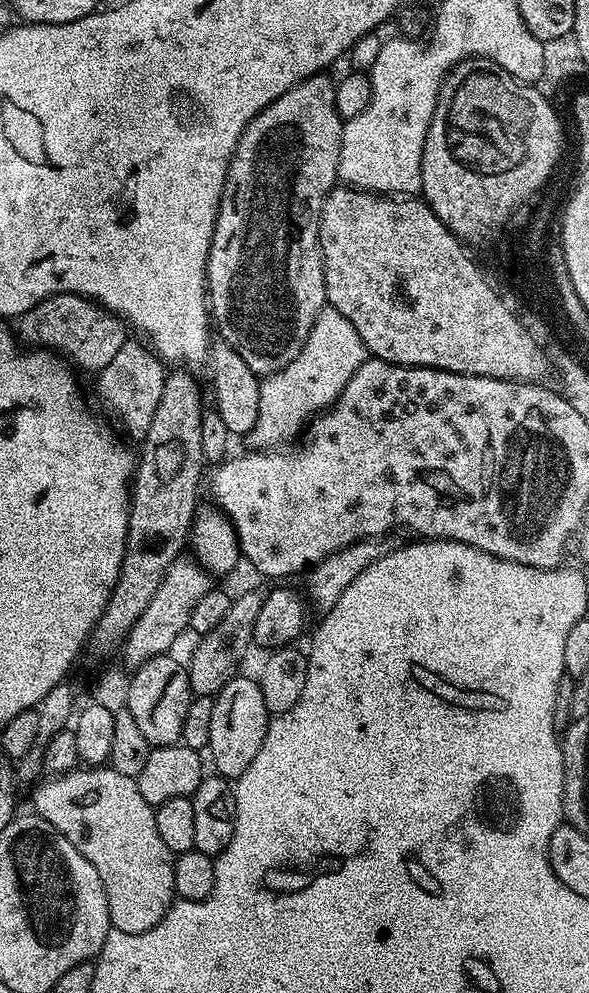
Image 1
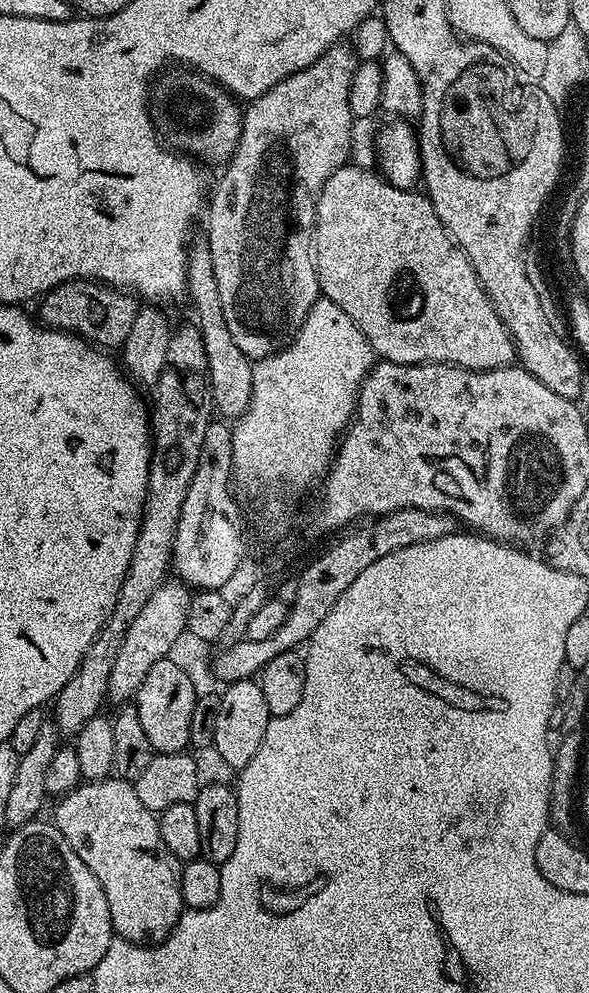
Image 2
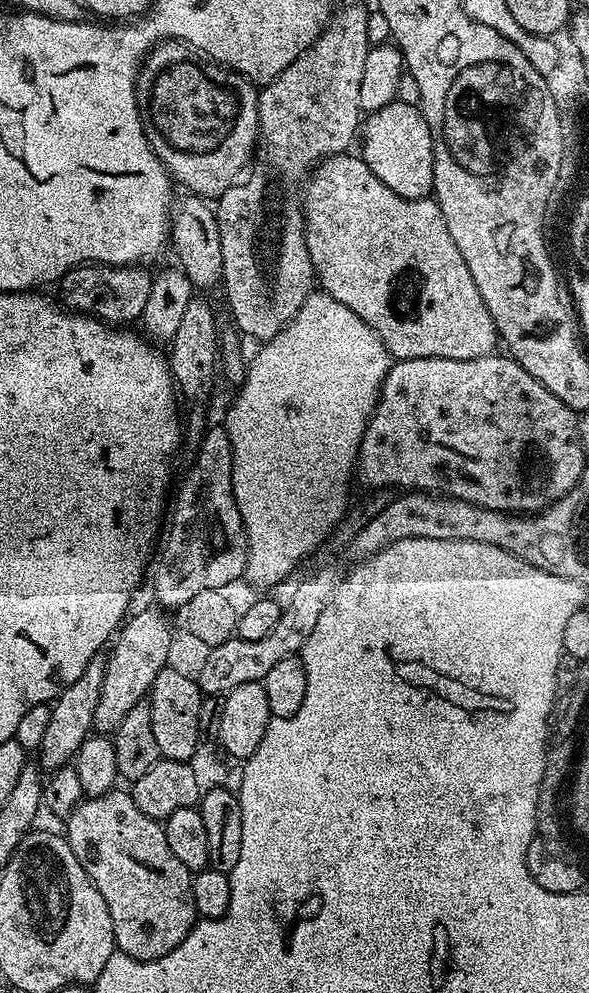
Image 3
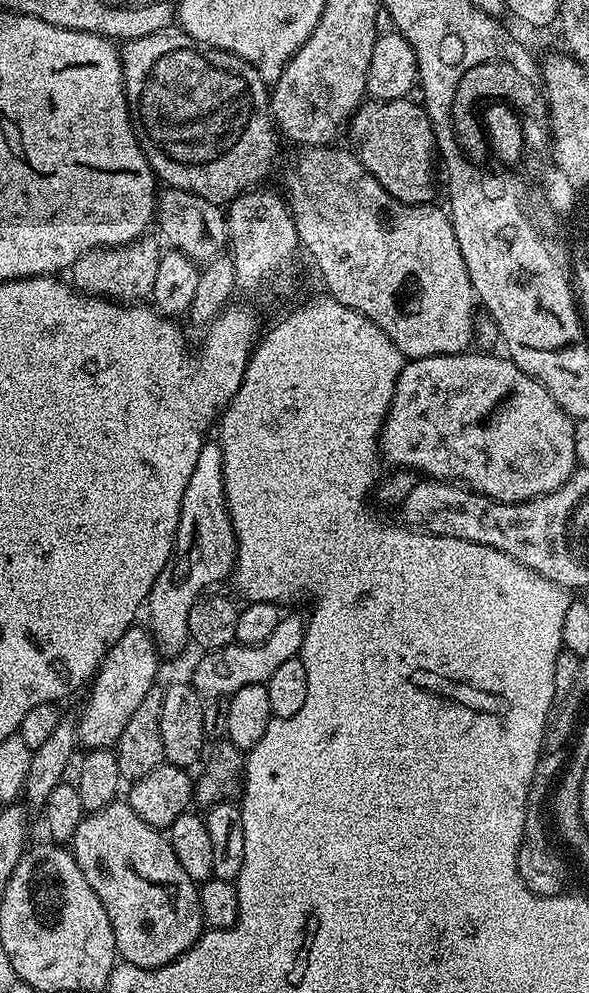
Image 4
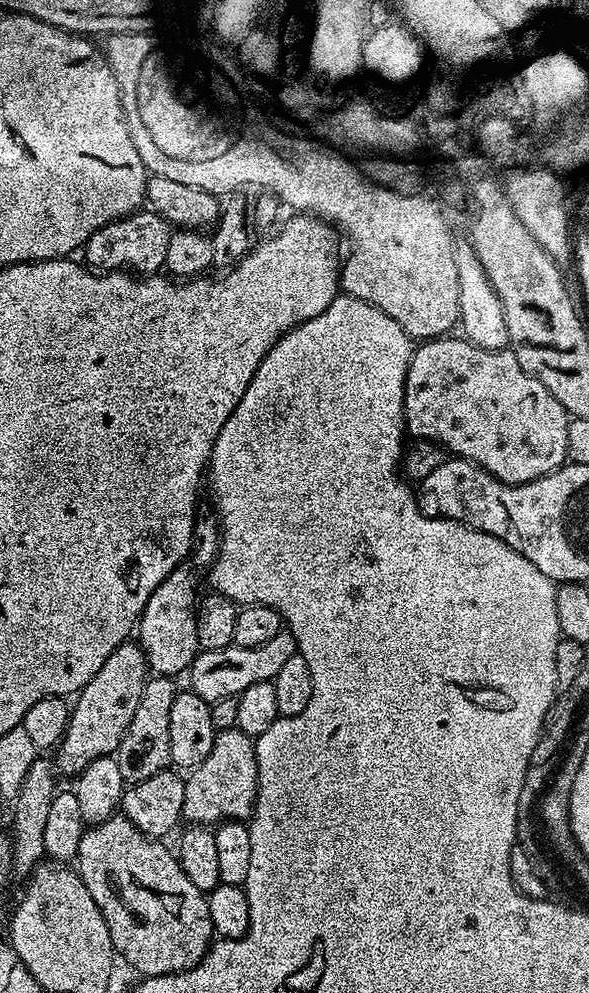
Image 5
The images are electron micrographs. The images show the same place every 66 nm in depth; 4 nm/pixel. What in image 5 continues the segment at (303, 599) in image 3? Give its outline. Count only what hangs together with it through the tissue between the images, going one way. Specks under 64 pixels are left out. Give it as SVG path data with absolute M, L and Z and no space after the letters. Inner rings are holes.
M281 630L274 638L270 638L270 642L266 642L266 646L257 648L233 646L209 652L201 650L196 653L190 669L190 677L192 676L190 690L194 694L198 694L198 698L209 702L231 696L241 696L246 690L246 686L254 686L254 682L275 680L278 670L282 670L284 663L297 654L296 640L287 630Z

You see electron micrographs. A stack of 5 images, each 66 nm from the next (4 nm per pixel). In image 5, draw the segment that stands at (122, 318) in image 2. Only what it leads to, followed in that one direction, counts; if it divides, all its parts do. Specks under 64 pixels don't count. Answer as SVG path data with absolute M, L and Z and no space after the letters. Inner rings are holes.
M147 210L134 212L90 234L82 249L82 260L87 267L100 274L127 270L141 277L150 276L163 269L172 233L173 229L162 218L158 218L158 214Z

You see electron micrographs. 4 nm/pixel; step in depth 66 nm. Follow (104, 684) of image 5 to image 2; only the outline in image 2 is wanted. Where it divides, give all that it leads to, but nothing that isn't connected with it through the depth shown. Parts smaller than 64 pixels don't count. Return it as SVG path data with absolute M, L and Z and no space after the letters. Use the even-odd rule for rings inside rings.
M166 582L158 586L158 590L154 590L153 596L142 609L142 614L138 614L130 630L126 630L126 642L122 642L122 650L114 662L114 670L110 670L109 701L131 701L142 686L142 681L146 679L146 674L150 674L150 670L158 662L168 659L171 646L177 641L178 636L186 631L193 593L183 582L172 583Z

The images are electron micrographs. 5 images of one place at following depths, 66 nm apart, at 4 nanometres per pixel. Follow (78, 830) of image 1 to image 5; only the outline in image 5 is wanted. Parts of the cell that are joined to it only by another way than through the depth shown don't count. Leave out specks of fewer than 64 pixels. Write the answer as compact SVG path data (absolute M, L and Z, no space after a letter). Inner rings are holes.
M124 815L85 827L74 868L106 918L113 953L141 977L184 972L208 953L214 933L206 893L186 878L169 845L140 832Z

